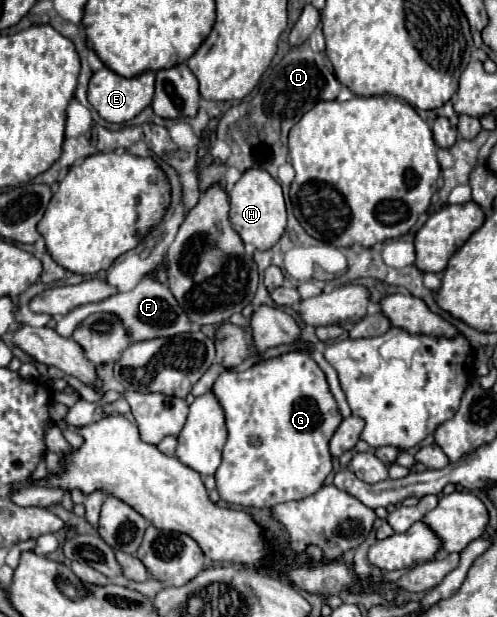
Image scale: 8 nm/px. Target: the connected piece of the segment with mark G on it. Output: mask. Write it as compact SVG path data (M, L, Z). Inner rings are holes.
M289 352L269 358L253 364L245 372L225 370L215 380L213 392L225 410L229 430L221 466L215 472L217 490L225 502L245 508L271 508L283 502L303 500L323 486L325 478L333 470L329 440L343 418L329 392L325 374L309 352Z

